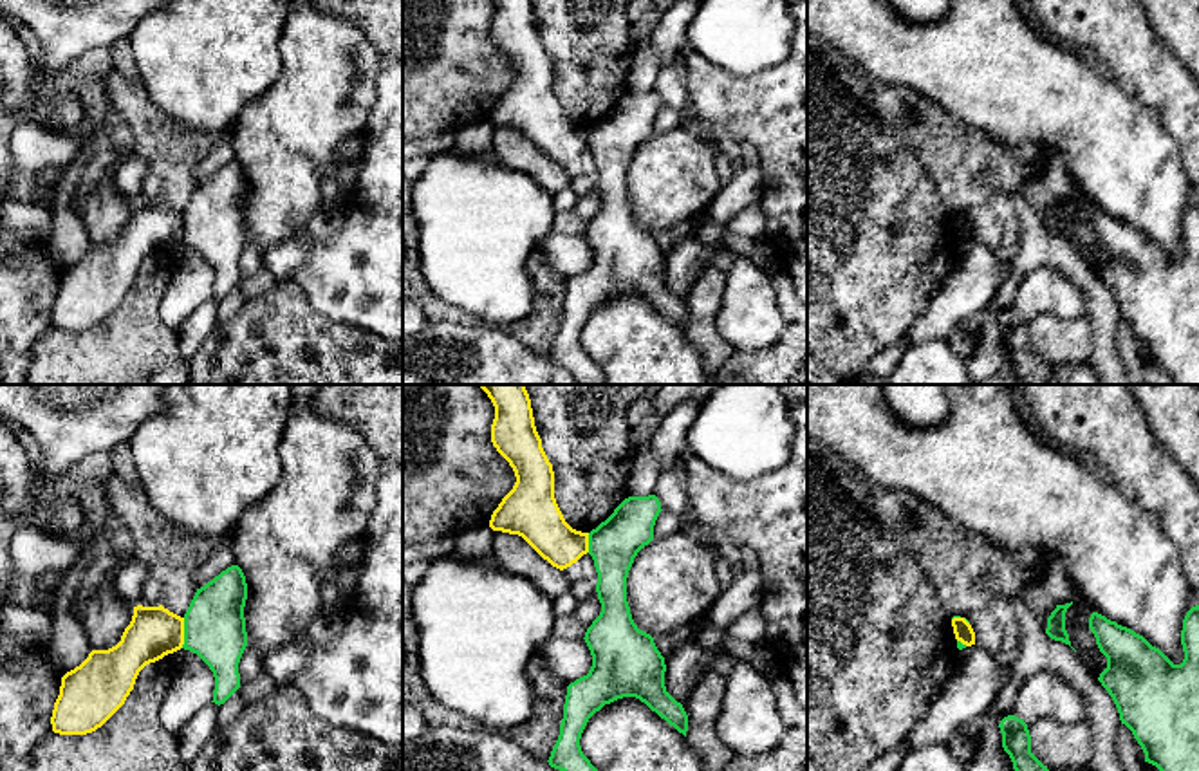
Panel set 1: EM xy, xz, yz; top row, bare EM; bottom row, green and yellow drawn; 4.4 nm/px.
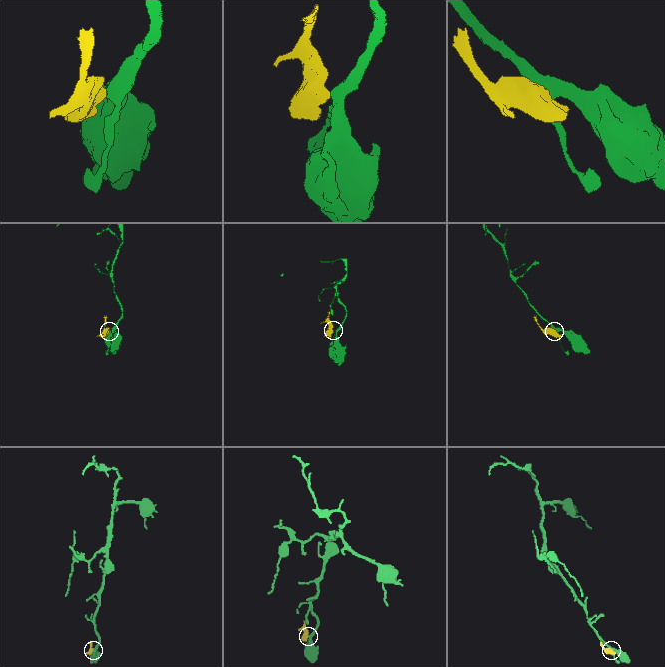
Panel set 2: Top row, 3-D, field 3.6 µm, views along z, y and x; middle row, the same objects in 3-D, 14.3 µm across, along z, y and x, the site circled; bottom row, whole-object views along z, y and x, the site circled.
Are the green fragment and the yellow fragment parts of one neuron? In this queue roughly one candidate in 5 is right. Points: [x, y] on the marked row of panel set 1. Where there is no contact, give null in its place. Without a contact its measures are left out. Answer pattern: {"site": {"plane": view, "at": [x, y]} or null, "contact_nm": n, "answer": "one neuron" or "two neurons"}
{"site": {"plane": "xy", "at": [185, 632]}, "contact_nm": 140, "answer": "two neurons"}

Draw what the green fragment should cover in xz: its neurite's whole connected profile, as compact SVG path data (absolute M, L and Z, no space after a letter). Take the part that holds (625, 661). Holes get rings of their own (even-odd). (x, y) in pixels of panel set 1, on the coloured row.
M655 495L628 497L605 522L589 533L589 554L598 572L596 592L601 612L583 637L592 655L592 666L587 675L567 686L560 735L547 760L554 769L598 771L581 751L581 733L596 711L623 697L639 699L686 737L688 715L665 686L665 657L657 650L654 637L637 628L627 601L628 571L637 553L654 540L654 525L661 511L661 502Z

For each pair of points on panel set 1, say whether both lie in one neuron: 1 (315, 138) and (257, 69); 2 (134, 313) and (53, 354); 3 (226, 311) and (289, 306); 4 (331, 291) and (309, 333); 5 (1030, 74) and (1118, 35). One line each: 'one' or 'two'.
1: two
2: one
3: two
4: two
5: two

